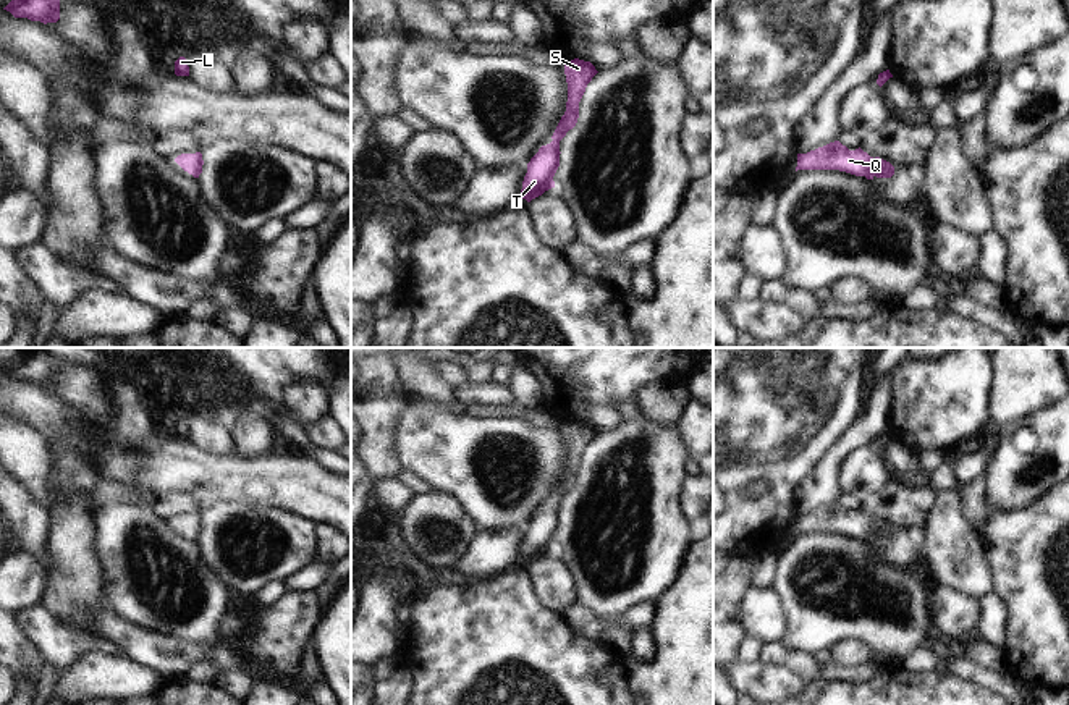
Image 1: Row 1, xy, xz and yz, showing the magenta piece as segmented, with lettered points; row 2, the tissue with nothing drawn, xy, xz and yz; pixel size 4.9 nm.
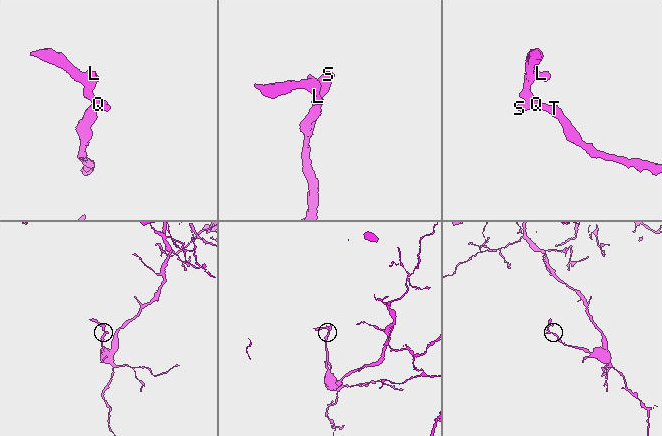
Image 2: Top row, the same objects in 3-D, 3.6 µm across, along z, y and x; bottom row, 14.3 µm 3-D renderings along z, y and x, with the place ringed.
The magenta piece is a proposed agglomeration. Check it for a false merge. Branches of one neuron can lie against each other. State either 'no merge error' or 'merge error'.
no merge error

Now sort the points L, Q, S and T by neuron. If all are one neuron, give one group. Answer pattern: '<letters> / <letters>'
L Q S T

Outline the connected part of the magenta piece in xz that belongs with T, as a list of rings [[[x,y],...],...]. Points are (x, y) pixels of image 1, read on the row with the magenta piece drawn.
[[[574,58],[564,65],[568,82],[566,112],[561,116],[551,142],[542,146],[539,152],[527,163],[527,173],[522,181],[521,197],[530,202],[545,191],[555,188],[553,176],[560,167],[560,141],[573,129],[579,118],[579,102],[585,92],[587,84],[598,71],[590,61]]]

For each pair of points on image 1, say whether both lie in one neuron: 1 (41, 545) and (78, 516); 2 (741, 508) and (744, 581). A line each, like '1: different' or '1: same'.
1: different
2: different

